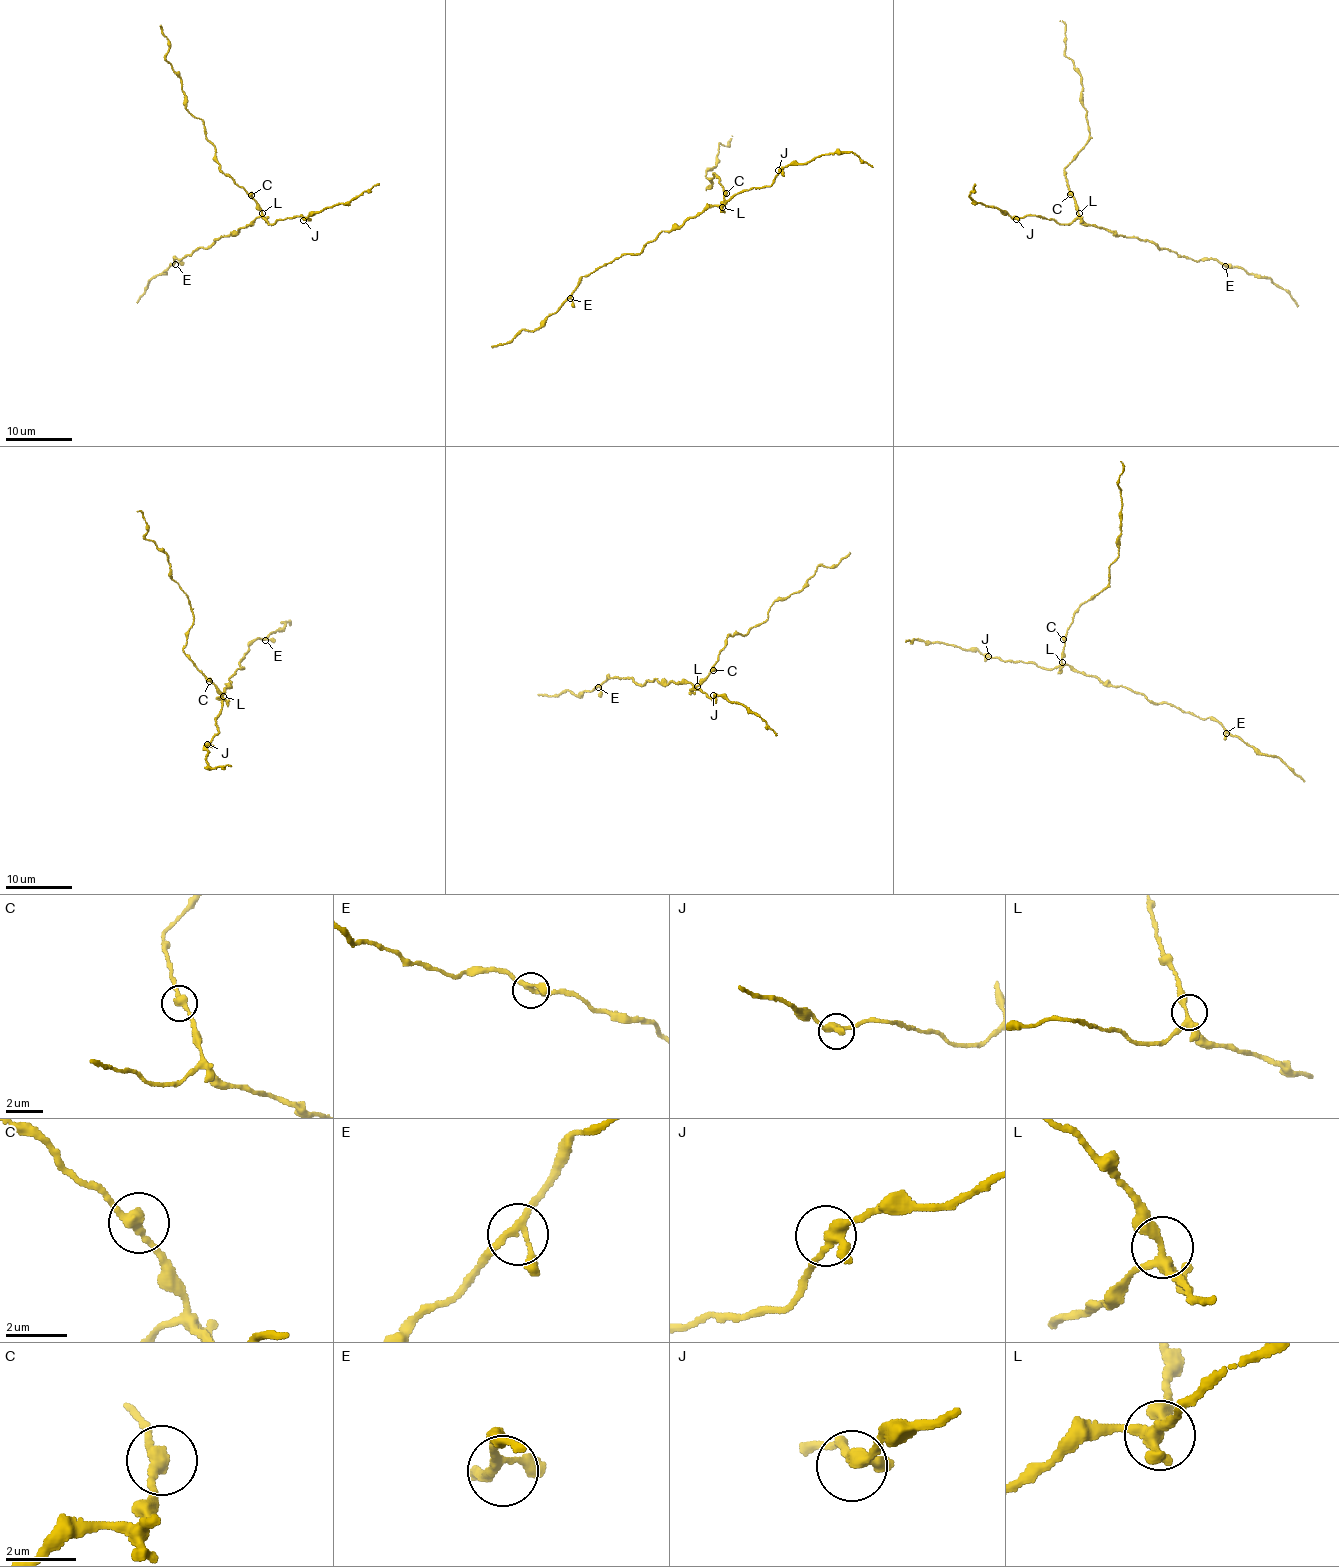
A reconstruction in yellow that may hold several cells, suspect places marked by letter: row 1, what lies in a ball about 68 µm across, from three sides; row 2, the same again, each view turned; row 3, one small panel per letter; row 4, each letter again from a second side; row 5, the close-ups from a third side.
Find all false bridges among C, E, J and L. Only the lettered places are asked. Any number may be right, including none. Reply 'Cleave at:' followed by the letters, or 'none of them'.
Cleave at: none of them

